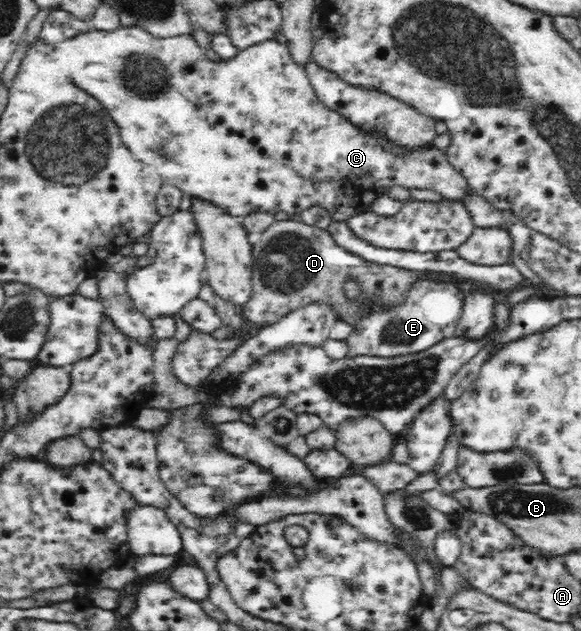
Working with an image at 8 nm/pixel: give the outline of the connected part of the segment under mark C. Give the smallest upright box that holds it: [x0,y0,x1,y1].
[52,25,475,221]

